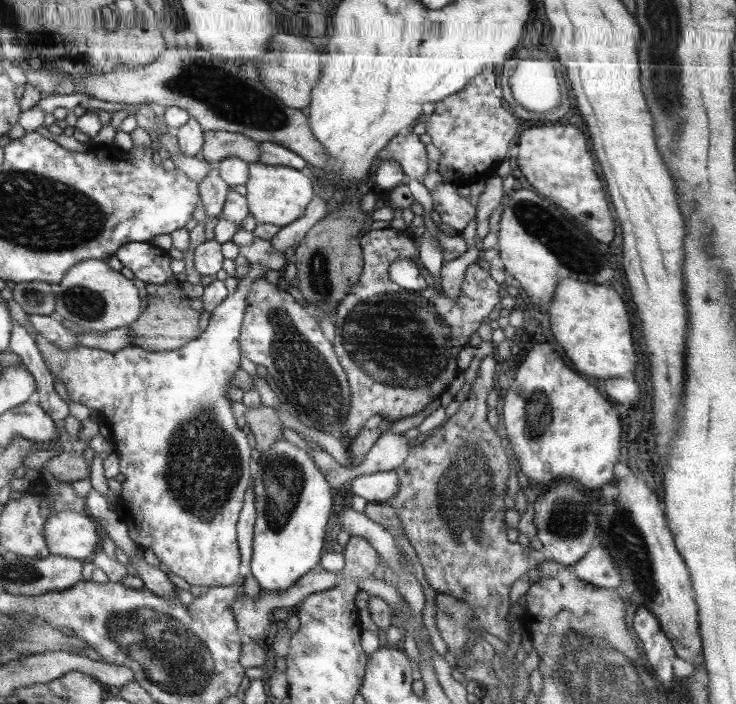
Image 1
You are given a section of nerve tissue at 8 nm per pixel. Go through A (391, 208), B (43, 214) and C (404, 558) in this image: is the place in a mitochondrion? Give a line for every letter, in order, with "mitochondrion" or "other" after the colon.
A: other
B: mitochondrion
C: other

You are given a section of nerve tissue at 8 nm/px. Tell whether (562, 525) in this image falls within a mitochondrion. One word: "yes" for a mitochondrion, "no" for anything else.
yes

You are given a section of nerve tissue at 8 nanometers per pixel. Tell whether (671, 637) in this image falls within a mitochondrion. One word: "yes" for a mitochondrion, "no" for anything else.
no

